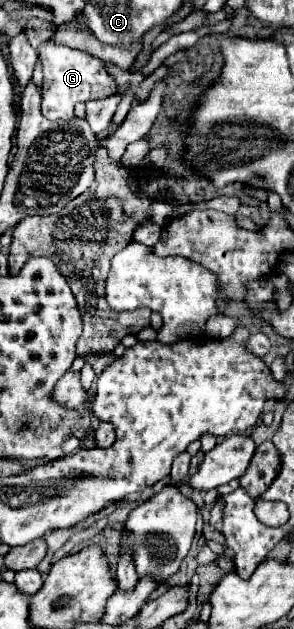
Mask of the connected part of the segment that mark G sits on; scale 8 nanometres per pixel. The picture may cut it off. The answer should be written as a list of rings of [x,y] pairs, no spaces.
[[[43,42],[37,48],[41,62],[43,62],[43,116],[49,120],[59,120],[59,118],[73,118],[73,106],[77,102],[85,100],[97,100],[97,98],[107,98],[117,92],[115,80],[109,78],[103,62],[99,58],[93,58],[89,54],[83,54],[79,50],[67,48],[67,46],[57,46],[53,42]]]

